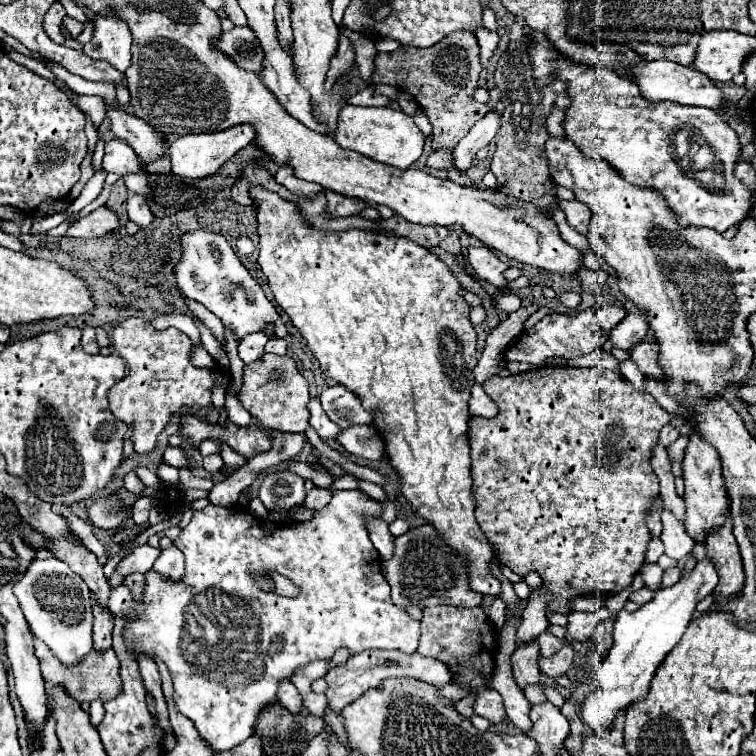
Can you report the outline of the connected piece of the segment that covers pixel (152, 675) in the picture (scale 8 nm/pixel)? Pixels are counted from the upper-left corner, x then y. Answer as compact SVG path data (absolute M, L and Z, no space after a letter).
M139 654L137 656L139 660L139 670L141 670L141 676L143 676L143 682L145 682L145 688L149 692L163 692L161 690L161 676L157 672L157 664L153 658L145 656L145 654Z

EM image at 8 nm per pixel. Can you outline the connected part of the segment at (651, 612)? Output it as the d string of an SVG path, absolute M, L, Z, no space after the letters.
M701 558L695 568L679 578L679 582L671 588L661 588L653 594L653 600L637 608L635 612L621 610L617 614L615 630L613 630L613 648L609 656L603 660L601 668L597 670L599 688L593 690L583 702L579 710L579 718L587 724L593 732L601 734L613 728L615 714L619 710L627 710L627 706L643 700L647 696L649 684L655 676L655 670L665 660L671 648L681 640L687 624L695 614L695 606L709 596L719 582L715 564L709 558Z

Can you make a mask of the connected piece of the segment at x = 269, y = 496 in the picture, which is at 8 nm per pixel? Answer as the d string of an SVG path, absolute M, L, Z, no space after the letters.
M271 472L261 482L259 500L267 510L293 510L305 500L303 482L305 480L293 472Z

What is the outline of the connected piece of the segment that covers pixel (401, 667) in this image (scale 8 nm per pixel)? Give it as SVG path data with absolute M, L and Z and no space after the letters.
M367 650L363 654L355 654L351 656L343 666L329 670L325 680L329 684L327 688L327 698L329 698L329 706L335 710L343 710L347 704L355 702L359 698L359 694L363 694L367 688L377 686L381 680L391 678L391 676L409 676L409 678L419 678L423 682L435 684L435 686L445 686L451 682L451 672L449 668L437 660L437 658L425 658L421 654L399 654L399 650Z

